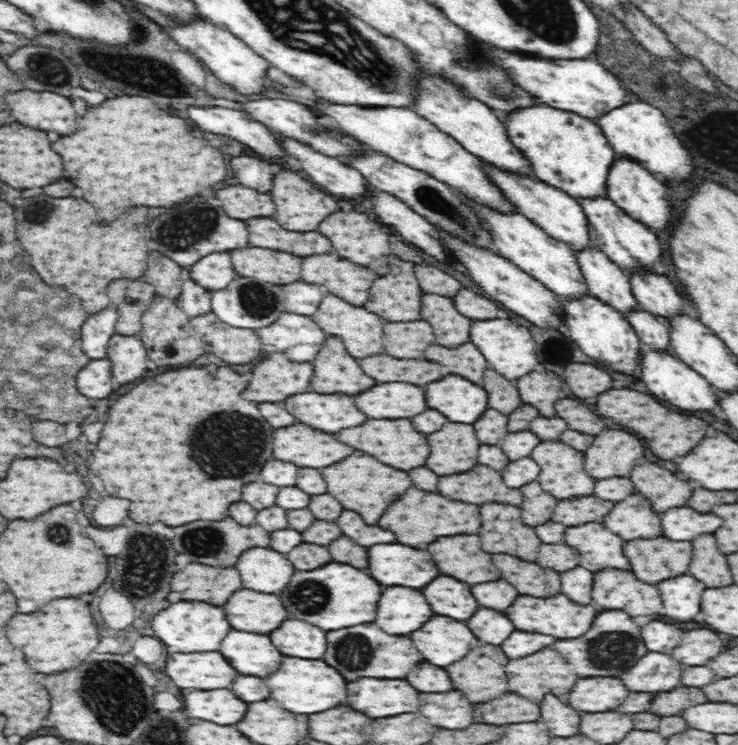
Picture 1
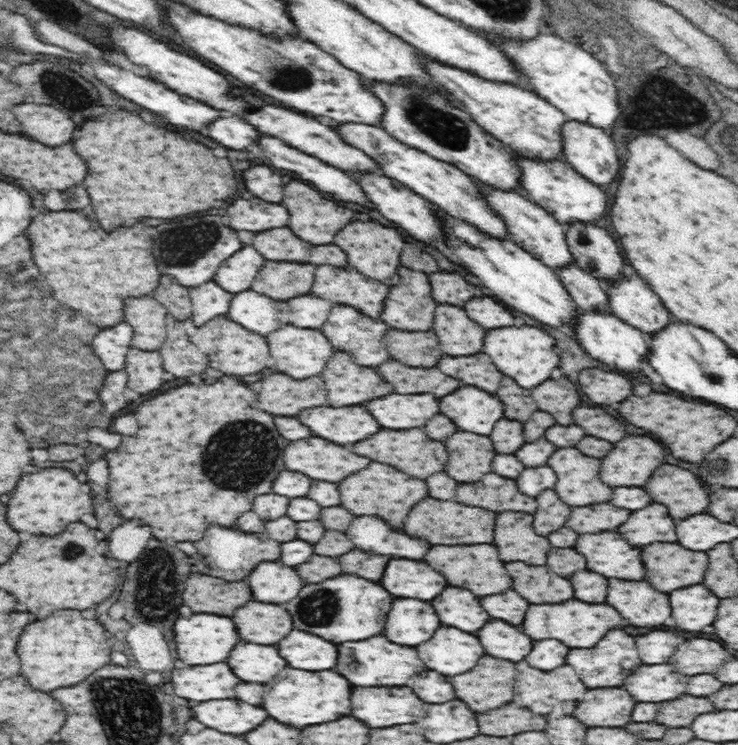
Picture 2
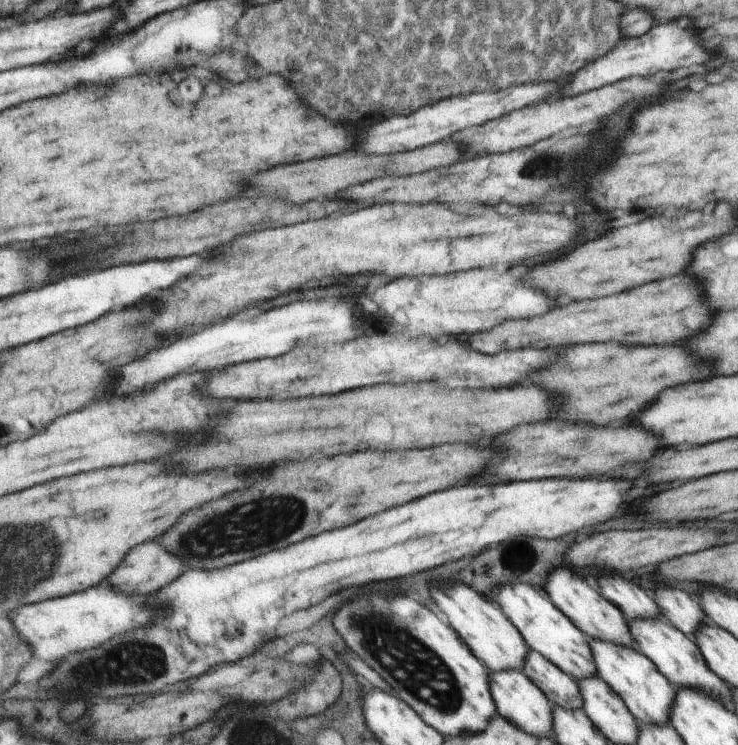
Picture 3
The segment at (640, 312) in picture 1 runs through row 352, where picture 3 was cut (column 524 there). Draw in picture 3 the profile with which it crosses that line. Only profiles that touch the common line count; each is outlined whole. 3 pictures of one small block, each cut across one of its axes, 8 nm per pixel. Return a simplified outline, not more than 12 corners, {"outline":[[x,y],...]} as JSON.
{"outline":[[539,652],[522,670],[553,706],[582,709],[577,680]]}

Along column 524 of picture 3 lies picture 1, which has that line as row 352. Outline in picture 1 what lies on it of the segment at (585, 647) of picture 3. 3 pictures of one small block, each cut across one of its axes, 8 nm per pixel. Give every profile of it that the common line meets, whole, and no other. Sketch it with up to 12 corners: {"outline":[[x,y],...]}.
{"outline":[[585,293],[566,300],[570,339],[636,376],[643,345],[626,314]]}

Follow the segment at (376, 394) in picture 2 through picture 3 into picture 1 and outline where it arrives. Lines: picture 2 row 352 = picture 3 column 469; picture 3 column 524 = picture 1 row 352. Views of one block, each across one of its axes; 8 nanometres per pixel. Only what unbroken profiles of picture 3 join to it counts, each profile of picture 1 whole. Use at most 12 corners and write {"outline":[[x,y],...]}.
{"outline":[[332,336],[314,358],[318,394],[358,394],[376,382]]}

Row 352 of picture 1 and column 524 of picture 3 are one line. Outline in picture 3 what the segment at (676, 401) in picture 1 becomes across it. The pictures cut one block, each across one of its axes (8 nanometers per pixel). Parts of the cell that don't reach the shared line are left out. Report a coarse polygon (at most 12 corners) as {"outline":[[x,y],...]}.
{"outline":[[468,585],[432,598],[495,673],[524,670],[517,627]]}

